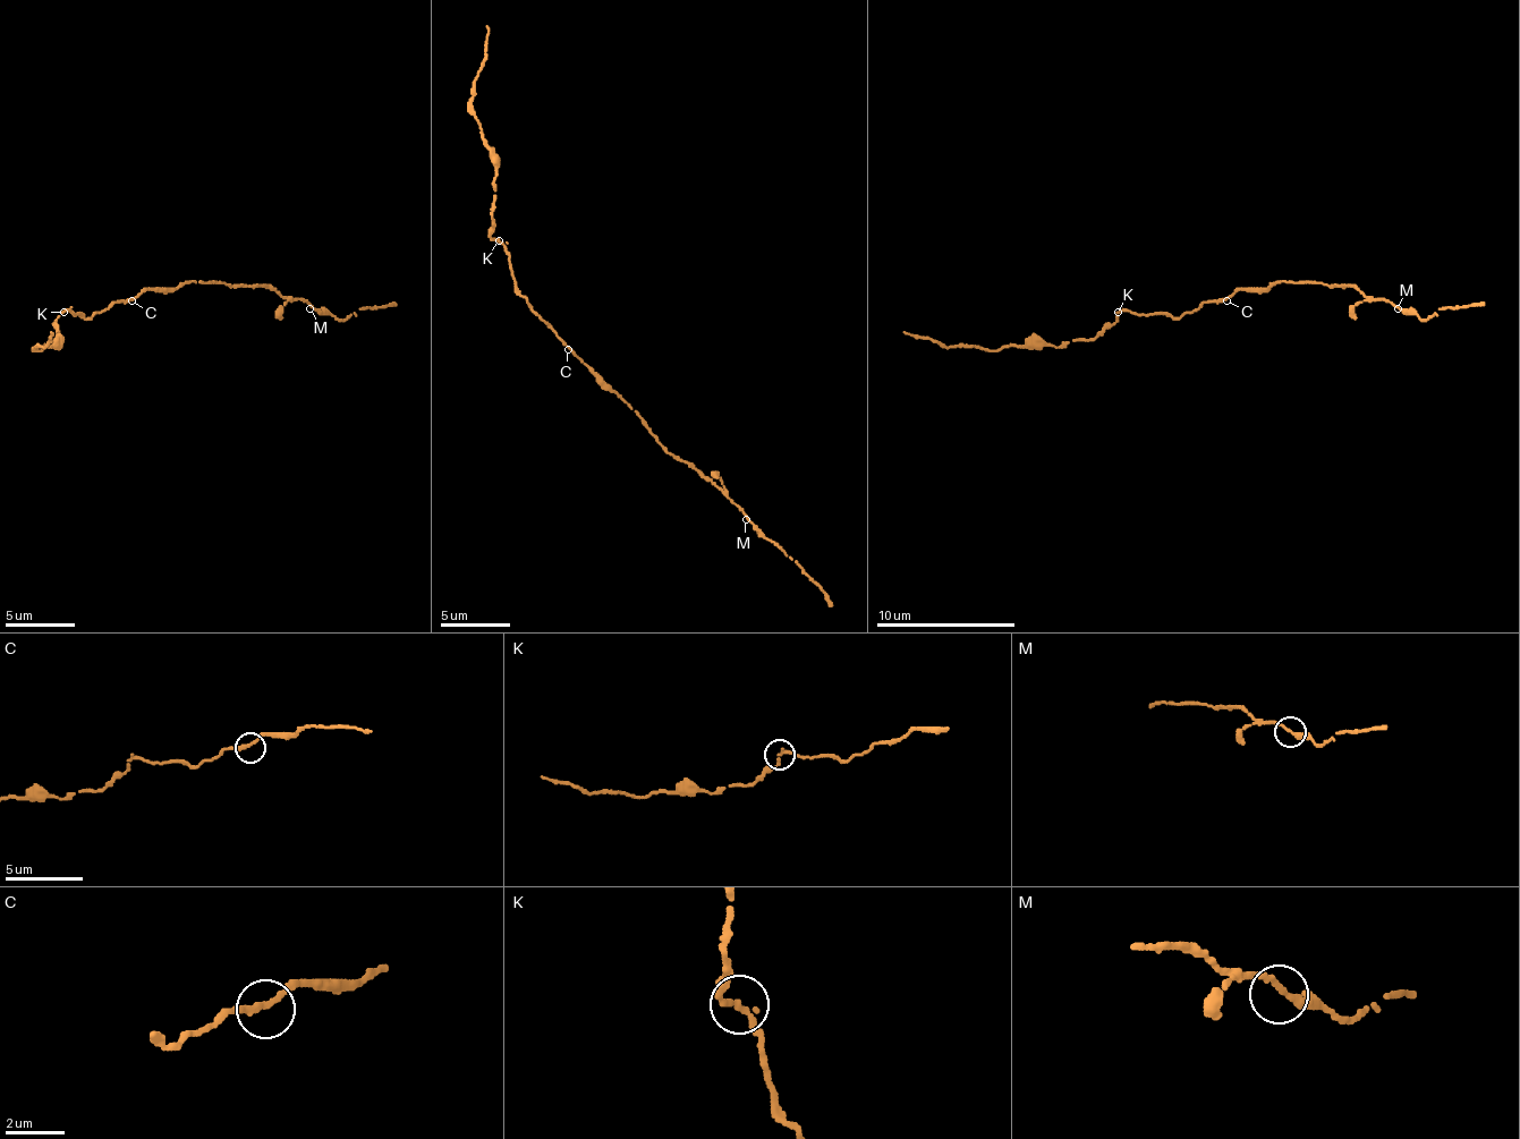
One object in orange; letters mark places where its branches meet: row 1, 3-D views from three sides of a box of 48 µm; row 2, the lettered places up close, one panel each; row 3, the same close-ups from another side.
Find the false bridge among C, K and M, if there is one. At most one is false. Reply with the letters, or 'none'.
none

